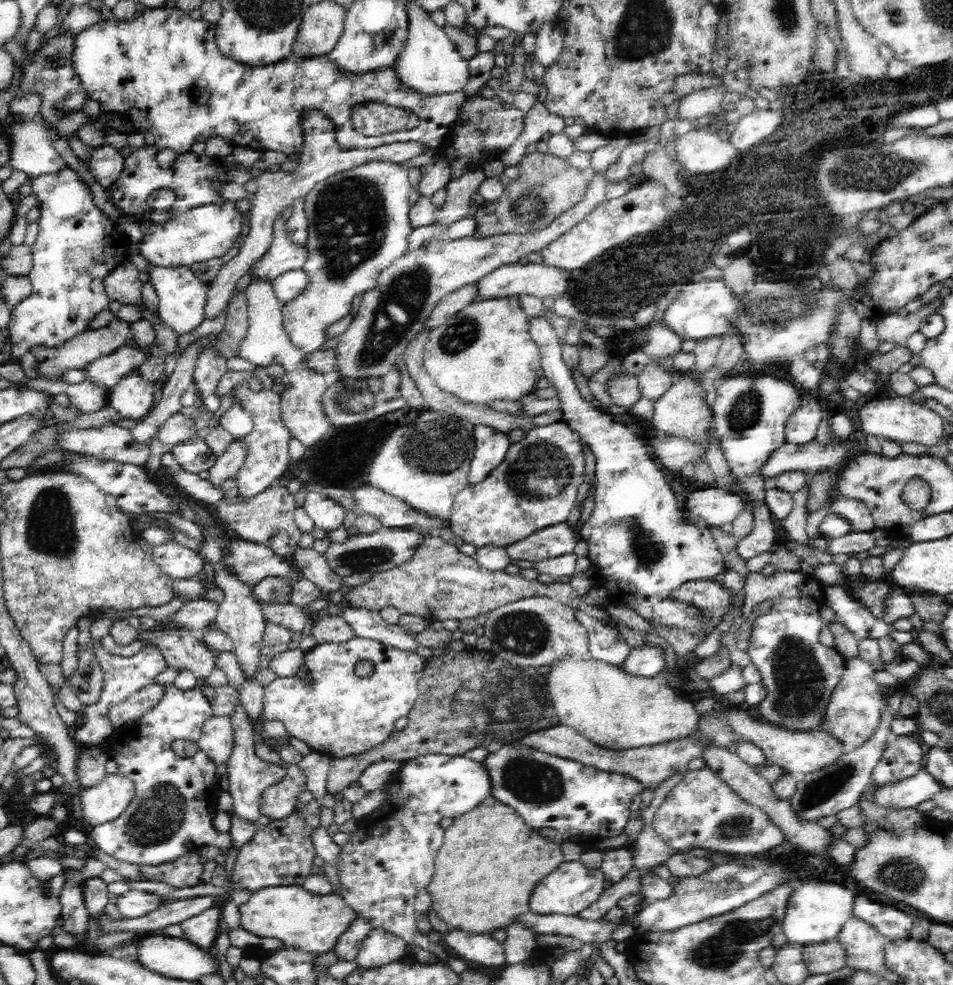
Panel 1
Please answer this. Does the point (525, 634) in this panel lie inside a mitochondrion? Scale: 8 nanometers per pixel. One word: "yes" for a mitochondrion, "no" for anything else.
yes

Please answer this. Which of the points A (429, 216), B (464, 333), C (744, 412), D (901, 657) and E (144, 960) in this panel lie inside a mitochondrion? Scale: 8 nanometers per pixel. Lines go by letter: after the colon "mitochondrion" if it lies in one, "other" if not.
A: other
B: mitochondrion
C: mitochondrion
D: other
E: other

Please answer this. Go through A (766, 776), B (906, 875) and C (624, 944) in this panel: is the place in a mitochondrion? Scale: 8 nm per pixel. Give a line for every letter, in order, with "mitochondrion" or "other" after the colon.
A: other
B: mitochondrion
C: other

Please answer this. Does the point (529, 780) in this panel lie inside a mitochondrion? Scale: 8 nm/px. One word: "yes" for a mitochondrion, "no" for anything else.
yes

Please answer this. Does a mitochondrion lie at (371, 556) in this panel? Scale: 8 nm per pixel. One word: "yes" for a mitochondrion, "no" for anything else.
yes

